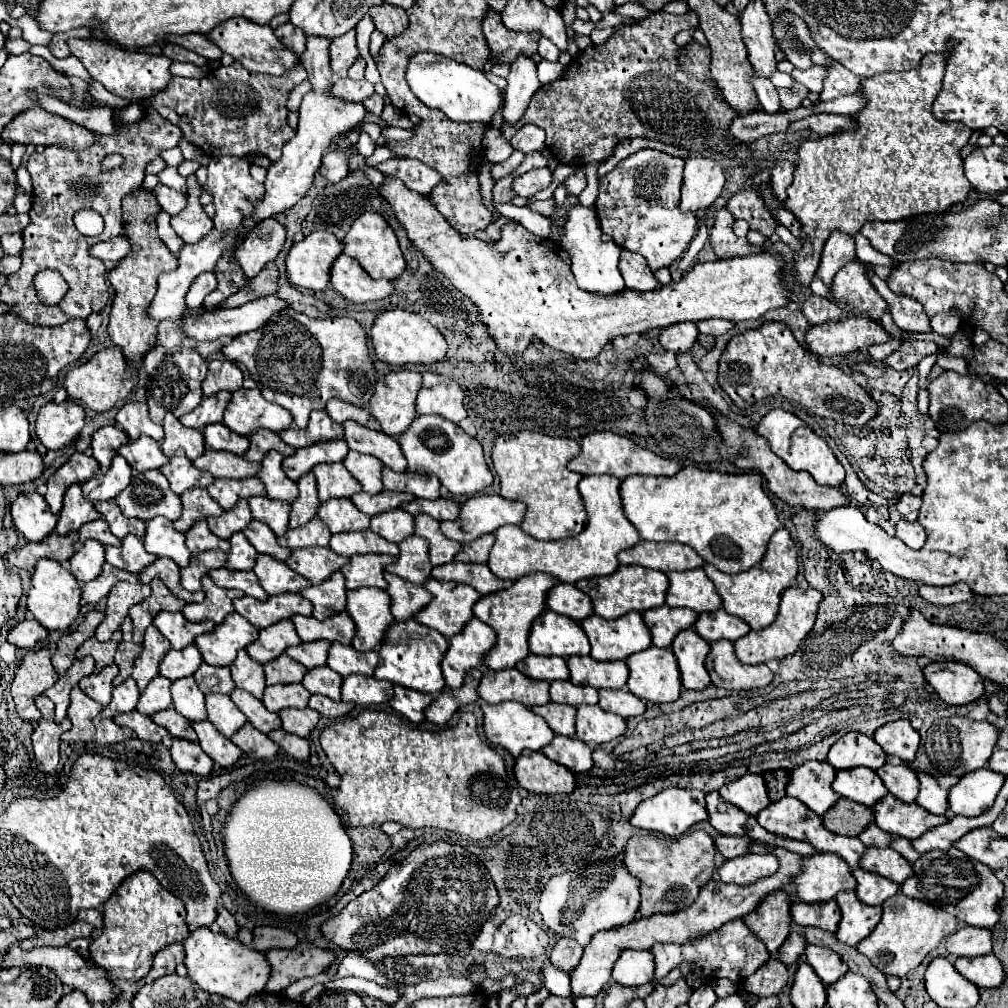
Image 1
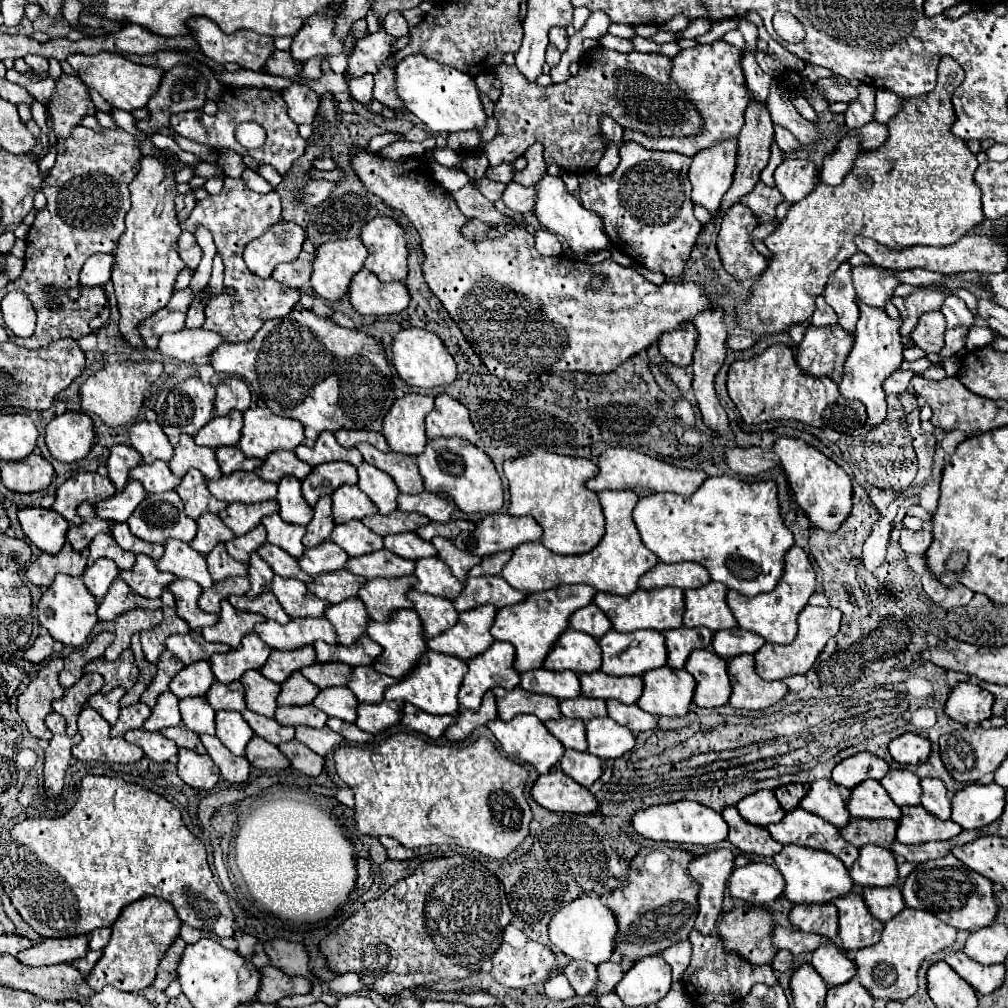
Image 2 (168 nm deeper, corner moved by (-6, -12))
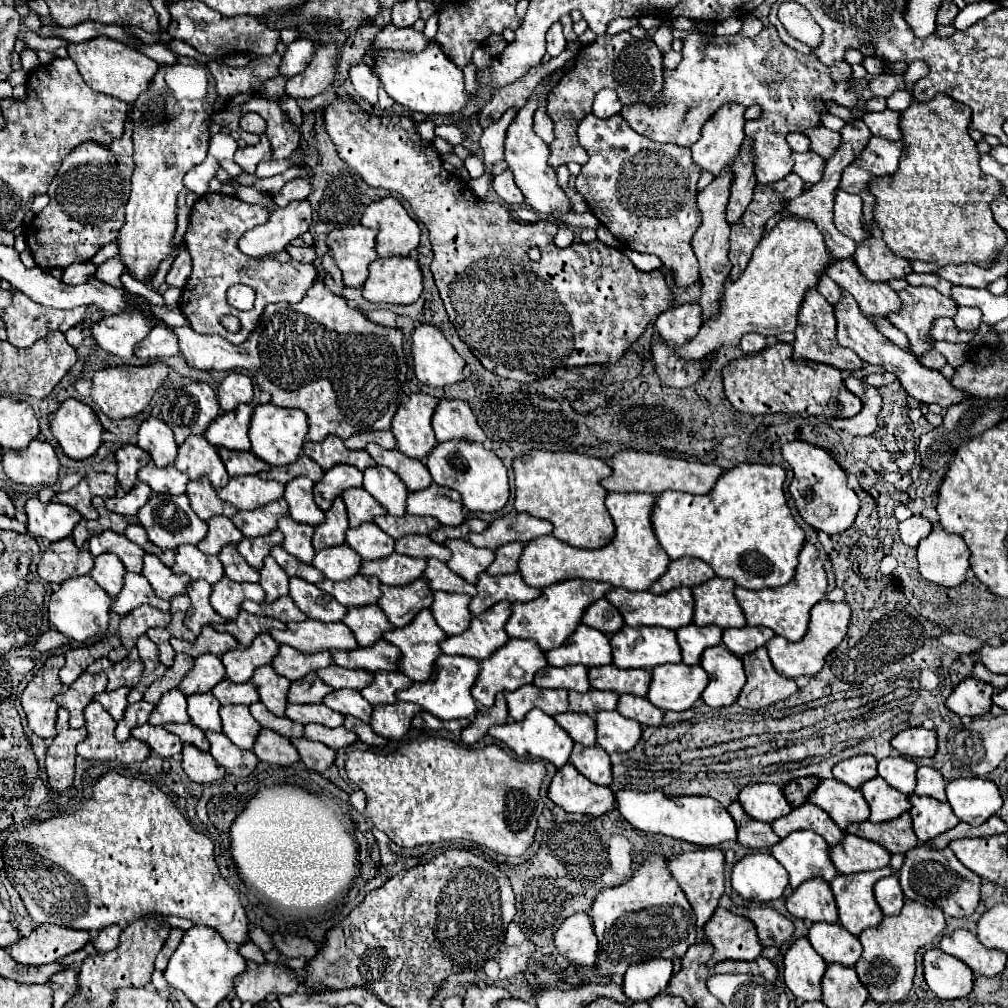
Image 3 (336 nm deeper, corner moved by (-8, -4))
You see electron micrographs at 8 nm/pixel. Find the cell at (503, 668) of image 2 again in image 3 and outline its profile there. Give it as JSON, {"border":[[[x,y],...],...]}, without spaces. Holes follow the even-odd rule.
{"border":[[[510,639],[506,645],[502,645],[500,649],[494,651],[494,655],[490,655],[488,659],[484,659],[480,663],[480,671],[478,671],[478,679],[472,687],[472,697],[482,705],[482,707],[492,707],[494,697],[498,691],[514,691],[522,685],[532,683],[534,673],[542,667],[546,667],[546,657],[544,653],[538,649],[538,645],[534,641],[522,641],[522,639]]]}

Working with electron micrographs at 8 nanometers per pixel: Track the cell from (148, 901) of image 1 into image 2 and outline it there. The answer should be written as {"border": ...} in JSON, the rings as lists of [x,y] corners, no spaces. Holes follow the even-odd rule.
{"border":[[[144,897],[124,907],[122,915],[112,925],[112,939],[104,947],[92,973],[86,977],[86,983],[94,991],[100,991],[104,985],[114,985],[128,993],[140,993],[144,987],[150,987],[162,955],[180,935],[180,925],[182,921],[176,917],[174,907],[158,897]]]}

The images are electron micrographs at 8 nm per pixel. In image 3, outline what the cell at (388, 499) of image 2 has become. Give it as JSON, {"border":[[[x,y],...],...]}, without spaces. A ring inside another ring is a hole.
{"border":[[[368,467],[364,471],[364,489],[394,517],[406,513],[408,489],[394,471],[386,467]]]}

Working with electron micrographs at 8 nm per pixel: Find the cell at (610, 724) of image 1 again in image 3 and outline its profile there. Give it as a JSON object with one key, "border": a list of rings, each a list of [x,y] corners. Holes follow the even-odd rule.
{"border":[[[600,711],[596,713],[596,743],[606,751],[630,751],[640,735],[642,727],[634,719],[622,717],[618,711]]]}

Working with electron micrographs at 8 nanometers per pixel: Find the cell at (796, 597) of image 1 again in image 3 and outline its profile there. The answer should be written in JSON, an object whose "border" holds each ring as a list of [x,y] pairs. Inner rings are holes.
{"border":[[[830,601],[816,603],[810,611],[808,631],[798,643],[786,641],[784,637],[772,637],[770,643],[766,643],[766,649],[768,649],[774,669],[782,677],[798,677],[798,675],[812,677],[812,675],[816,675],[822,669],[826,655],[844,639],[848,623],[850,623],[850,607],[846,603],[830,603]]]}

